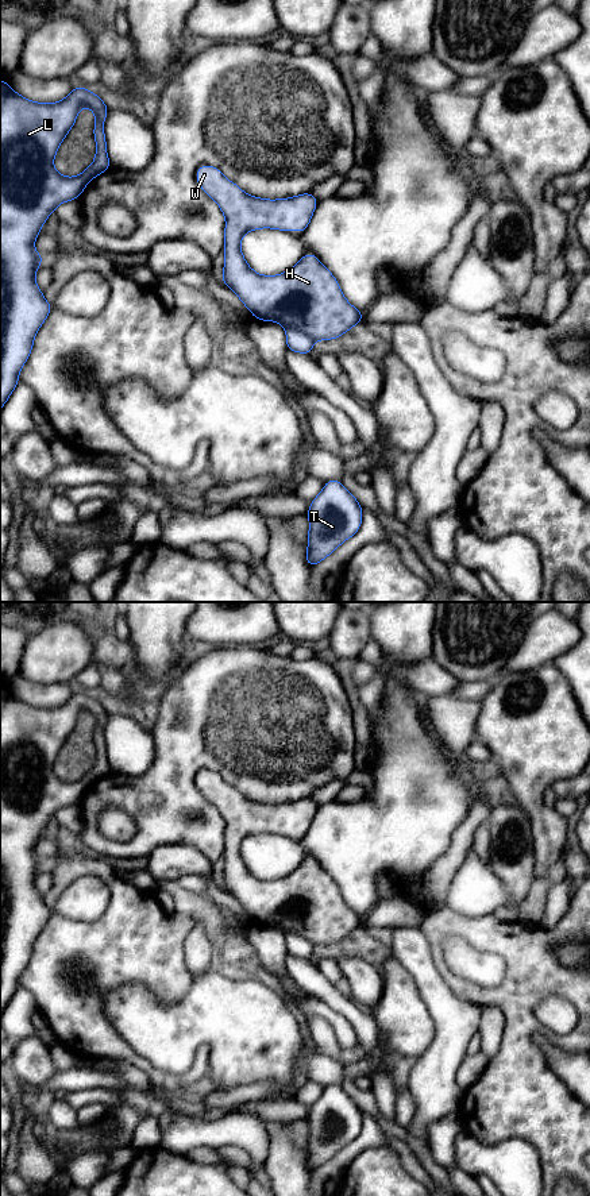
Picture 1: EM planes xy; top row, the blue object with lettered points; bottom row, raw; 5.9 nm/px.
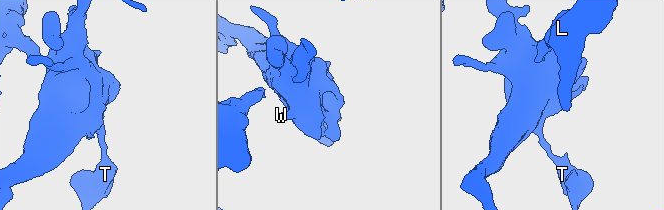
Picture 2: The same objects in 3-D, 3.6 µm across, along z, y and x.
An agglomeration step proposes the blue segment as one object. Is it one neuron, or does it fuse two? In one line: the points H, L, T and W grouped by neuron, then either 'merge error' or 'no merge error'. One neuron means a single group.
H L T W | no merge error

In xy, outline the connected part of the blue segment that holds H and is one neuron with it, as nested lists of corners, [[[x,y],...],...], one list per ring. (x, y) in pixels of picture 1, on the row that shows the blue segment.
[[[209,165],[196,170],[196,181],[217,202],[225,217],[223,248],[225,262],[221,281],[242,300],[254,319],[277,321],[286,329],[288,351],[311,355],[315,340],[338,339],[363,320],[365,313],[346,300],[338,279],[313,254],[306,252],[296,266],[278,275],[255,273],[242,254],[240,240],[252,229],[273,228],[302,234],[319,204],[312,193],[278,200],[252,197],[227,180],[217,167]]]

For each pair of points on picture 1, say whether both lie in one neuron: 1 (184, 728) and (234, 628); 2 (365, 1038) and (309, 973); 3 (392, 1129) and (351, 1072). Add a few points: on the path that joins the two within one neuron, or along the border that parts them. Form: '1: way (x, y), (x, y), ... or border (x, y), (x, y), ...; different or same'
1: border (258, 645), (212, 647); different
2: way (361, 1022), (326, 990); same
3: border (354, 1081), (342, 1081), (339, 1084); different

